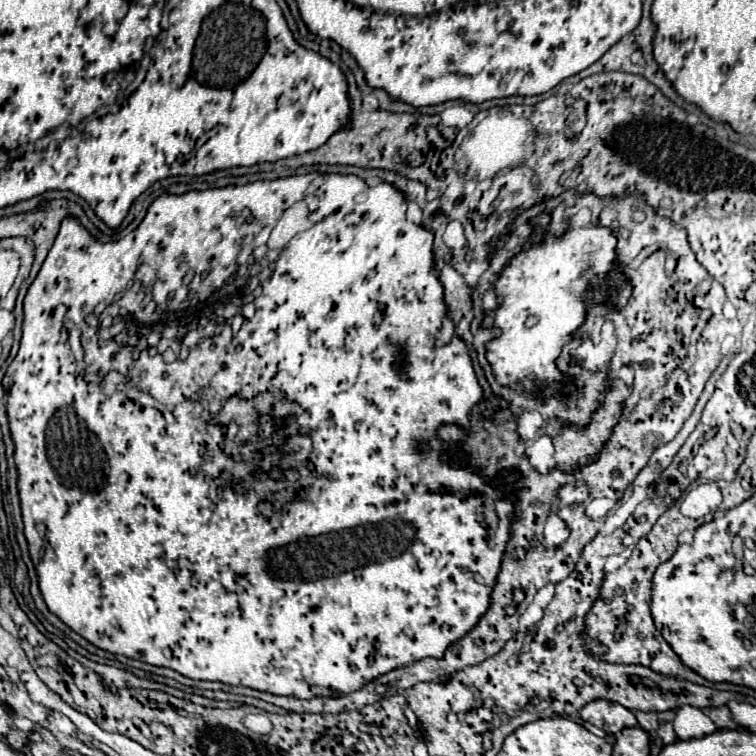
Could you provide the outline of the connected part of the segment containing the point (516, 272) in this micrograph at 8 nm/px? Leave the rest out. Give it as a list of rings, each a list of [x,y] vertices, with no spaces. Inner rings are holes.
[[[570,228],[568,234],[564,238],[546,238],[544,244],[532,244],[528,250],[524,250],[520,256],[512,258],[512,264],[504,270],[504,274],[500,276],[500,280],[496,282],[496,300],[498,300],[498,308],[494,312],[490,312],[484,320],[486,328],[498,326],[502,330],[502,334],[486,344],[486,358],[494,368],[496,380],[504,386],[514,386],[518,382],[554,382],[560,380],[560,372],[554,366],[554,360],[560,352],[560,348],[570,340],[570,334],[584,322],[586,310],[584,310],[584,302],[582,302],[582,292],[588,286],[596,286],[602,280],[612,278],[616,284],[622,286],[616,304],[622,306],[628,296],[630,296],[630,286],[626,286],[622,282],[622,276],[608,276],[608,272],[612,270],[612,260],[614,260],[614,248],[616,248],[616,238],[612,236],[612,232],[608,228]],[[536,314],[540,318],[538,326],[534,328],[526,328],[524,320]]]

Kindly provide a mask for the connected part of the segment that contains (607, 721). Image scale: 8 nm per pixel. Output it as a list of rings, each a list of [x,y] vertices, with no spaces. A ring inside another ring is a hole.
[[[592,700],[588,702],[582,710],[580,710],[582,720],[594,724],[594,726],[602,726],[602,730],[606,734],[616,734],[626,726],[636,726],[636,718],[634,714],[610,700]]]

